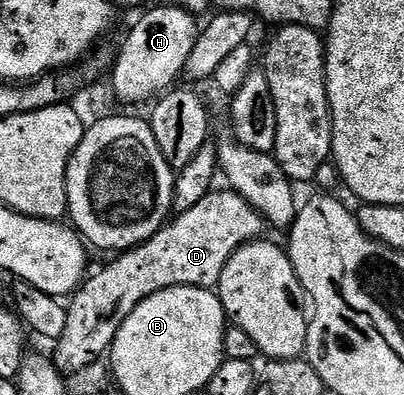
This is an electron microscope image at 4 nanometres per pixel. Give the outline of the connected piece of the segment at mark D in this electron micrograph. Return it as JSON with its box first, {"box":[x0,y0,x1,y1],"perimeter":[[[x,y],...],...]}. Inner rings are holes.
{"box":[55,189,266,367],"perimeter":[[[232,189],[214,190],[207,197],[203,197],[198,205],[180,212],[155,232],[147,242],[118,254],[112,258],[115,260],[99,270],[93,277],[88,276],[81,287],[73,293],[69,301],[71,303],[68,302],[66,308],[65,329],[56,342],[57,355],[55,354],[55,357],[58,364],[65,367],[71,364],[73,359],[83,359],[93,354],[99,345],[103,351],[108,350],[122,325],[124,313],[155,292],[171,287],[216,288],[227,261],[242,246],[239,241],[241,235],[250,235],[253,240],[256,240],[262,236],[260,234],[266,225],[264,216],[261,216],[249,202]]]}

